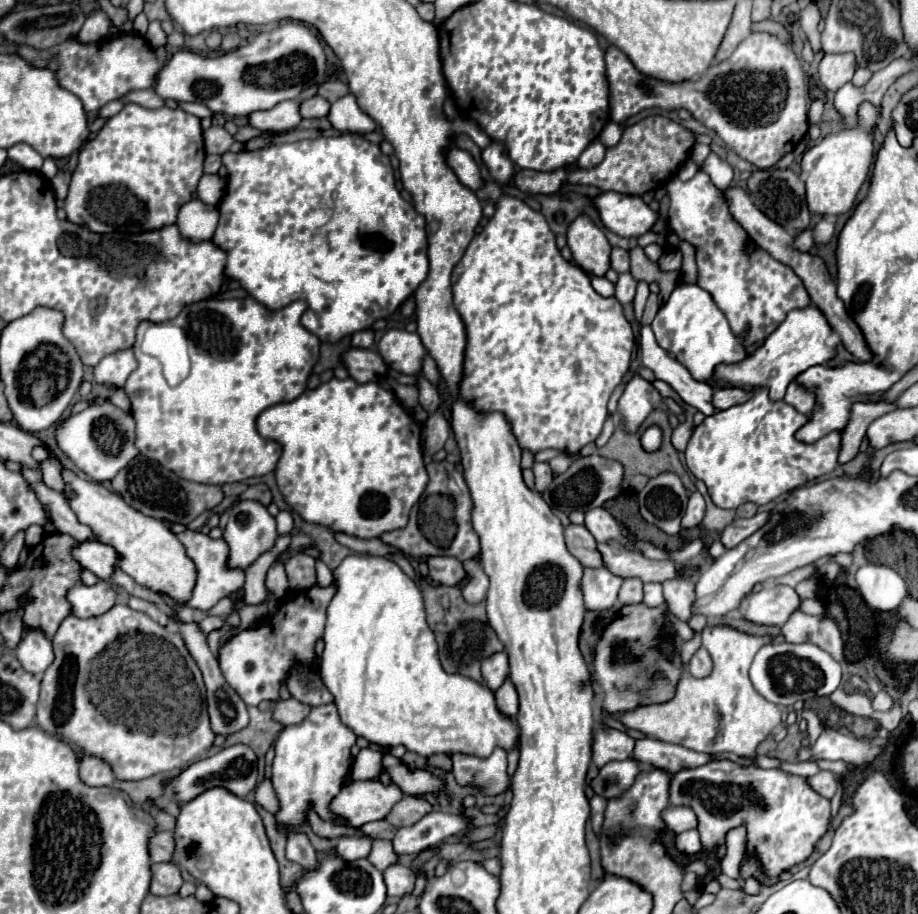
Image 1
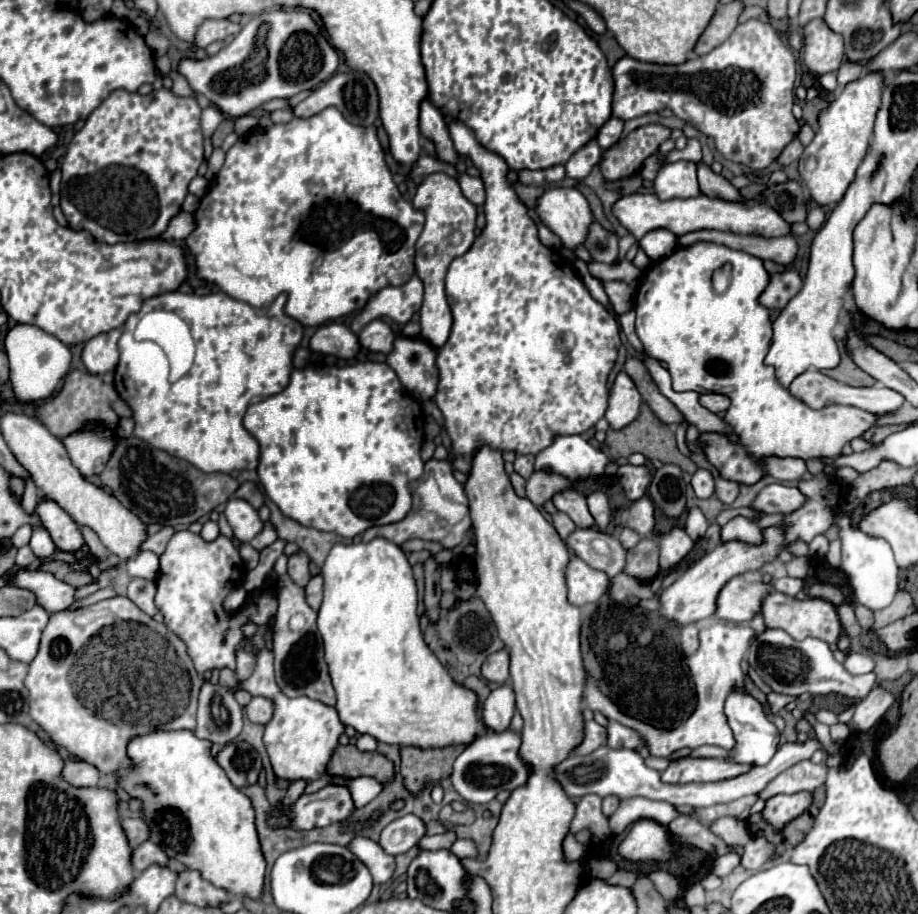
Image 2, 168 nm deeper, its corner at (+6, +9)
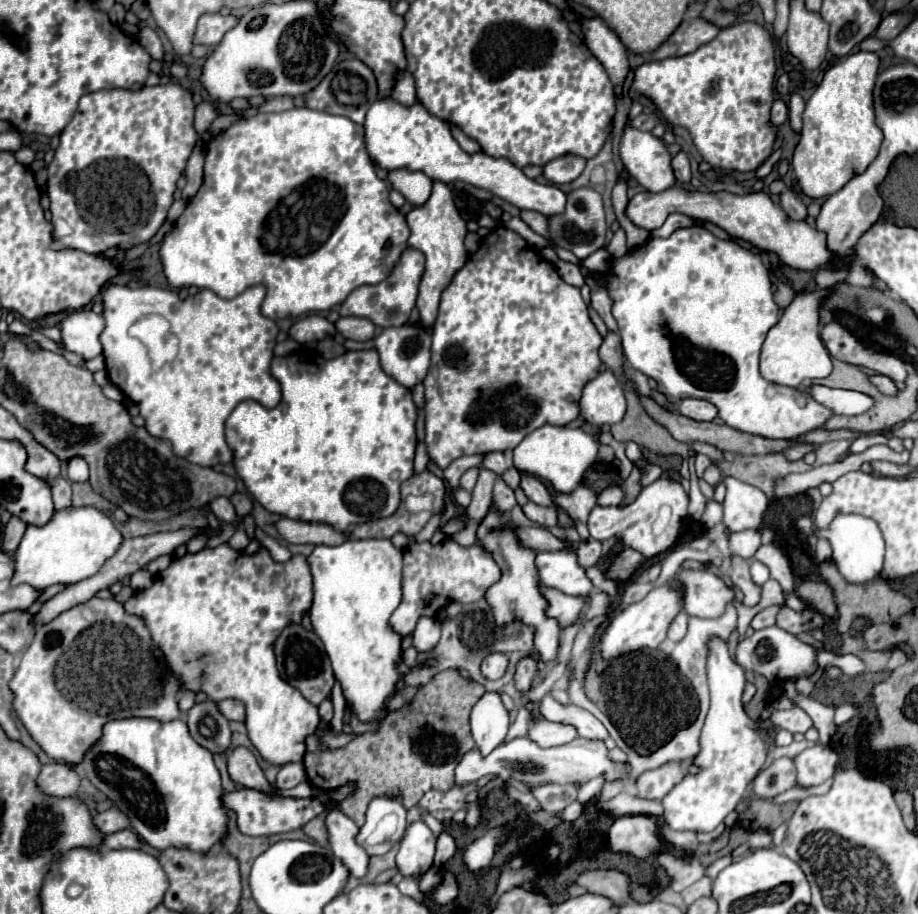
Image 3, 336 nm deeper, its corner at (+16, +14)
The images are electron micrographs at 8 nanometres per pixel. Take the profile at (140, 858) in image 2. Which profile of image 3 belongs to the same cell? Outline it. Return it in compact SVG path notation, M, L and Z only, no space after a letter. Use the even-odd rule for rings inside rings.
M122 830L122 832L114 832L104 836L104 844L106 850L124 850L124 848L134 848L140 850L142 842L138 838L138 834L134 834L132 830Z

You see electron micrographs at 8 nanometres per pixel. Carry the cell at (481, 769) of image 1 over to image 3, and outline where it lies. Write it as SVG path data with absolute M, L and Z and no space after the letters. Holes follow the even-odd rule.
M518 736L512 740L504 740L488 756L482 756L480 750L476 748L468 750L468 754L464 754L460 762L456 764L454 772L456 772L456 786L478 782L480 778L490 776L490 774L494 774L502 782L516 778L520 782L532 782L532 784L542 784L542 782L576 784L578 788L598 776L604 776L606 782L630 780L630 766L626 762L610 760L608 748L602 740L586 740L586 738L574 738L572 742L558 748L540 748L528 736Z

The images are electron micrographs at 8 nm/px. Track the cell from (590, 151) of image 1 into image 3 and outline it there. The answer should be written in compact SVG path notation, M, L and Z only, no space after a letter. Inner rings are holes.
M566 154L566 156L560 156L560 158L546 164L544 176L554 184L568 184L582 174L584 166L586 166L586 158Z

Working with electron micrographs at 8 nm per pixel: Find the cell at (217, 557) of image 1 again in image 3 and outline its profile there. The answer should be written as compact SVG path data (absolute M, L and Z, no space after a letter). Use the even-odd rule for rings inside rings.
M220 544L220 546L216 546L216 548L204 548L204 550L198 552L198 554L188 554L188 552L186 552L184 556L174 558L174 560L170 562L170 566L156 576L154 584L152 584L150 588L142 590L142 592L136 592L136 594L124 604L124 608L126 608L126 612L136 614L136 616L140 616L140 618L146 622L146 626L148 626L148 630L150 630L150 634L152 634L152 640L162 648L162 652L164 652L164 656L166 656L168 668L180 678L180 682L182 682L184 688L190 688L190 690L194 690L194 692L204 690L204 692L208 694L208 698L212 698L214 702L220 702L220 700L226 700L226 698L236 698L236 700L244 702L244 704L246 704L246 728L248 728L248 736L250 736L254 748L260 752L260 756L262 756L266 762L270 762L270 764L274 764L274 766L284 766L284 764L288 764L288 762L302 762L302 758L304 758L304 754L306 754L306 742L304 742L304 740L306 740L310 734L314 734L314 730L316 730L316 726L318 726L318 722L320 722L320 714L318 714L318 708L316 708L316 706L312 706L296 688L292 688L290 684L286 684L286 682L278 676L276 658L274 658L272 646L274 646L274 640L276 640L276 636L280 634L280 630L282 630L284 626L288 626L290 622L300 622L300 620L302 620L302 612L308 610L310 604L312 604L312 574L310 574L308 560L306 560L304 556L296 554L296 556L292 556L288 562L282 562L282 564L280 564L280 562L274 562L274 560L270 558L270 554L268 554L266 548L260 548L258 554L248 556L248 554L242 554L242 552L234 550L234 548L230 548L228 544Z

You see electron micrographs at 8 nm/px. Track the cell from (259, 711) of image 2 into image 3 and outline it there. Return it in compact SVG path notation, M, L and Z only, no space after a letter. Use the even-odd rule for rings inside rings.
M232 698L220 700L220 702L218 702L218 708L220 708L220 712L222 712L228 720L244 722L244 718L246 718L246 710L244 710L244 704L242 704L240 700L232 700Z

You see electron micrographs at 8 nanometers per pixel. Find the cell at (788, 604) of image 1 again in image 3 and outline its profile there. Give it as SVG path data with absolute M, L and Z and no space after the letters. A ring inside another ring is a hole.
M680 570L672 582L682 586L684 612L690 616L718 618L736 598L736 590L708 570Z

